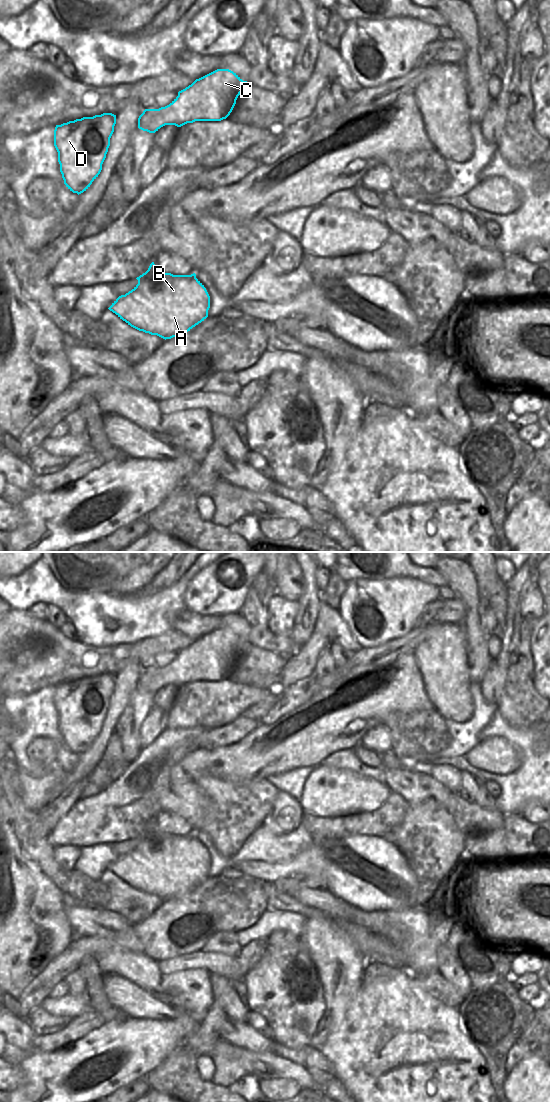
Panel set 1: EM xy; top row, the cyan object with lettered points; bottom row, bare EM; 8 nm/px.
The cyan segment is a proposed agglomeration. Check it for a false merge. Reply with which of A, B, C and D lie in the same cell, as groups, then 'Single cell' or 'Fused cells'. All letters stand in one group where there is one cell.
Groups: A B C D. Single cell.

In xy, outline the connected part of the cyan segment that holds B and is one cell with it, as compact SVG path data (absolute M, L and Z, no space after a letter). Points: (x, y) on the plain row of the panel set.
M152 822L148 830L136 839L138 844L108 868L131 887L166 900L187 893L208 877L210 856L195 833L163 833Z

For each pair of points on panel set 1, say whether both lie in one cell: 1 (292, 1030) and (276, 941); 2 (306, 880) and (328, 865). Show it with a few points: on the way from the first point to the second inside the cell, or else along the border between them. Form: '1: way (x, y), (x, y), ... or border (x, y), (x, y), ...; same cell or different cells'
1: border (299, 938), (282, 946), (267, 946); different cells
2: border (287, 878), (293, 875), (317, 876), (326, 888); different cells

